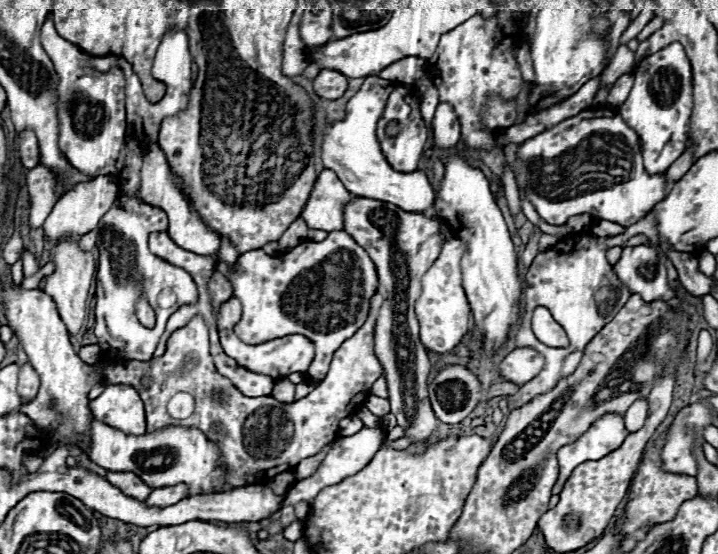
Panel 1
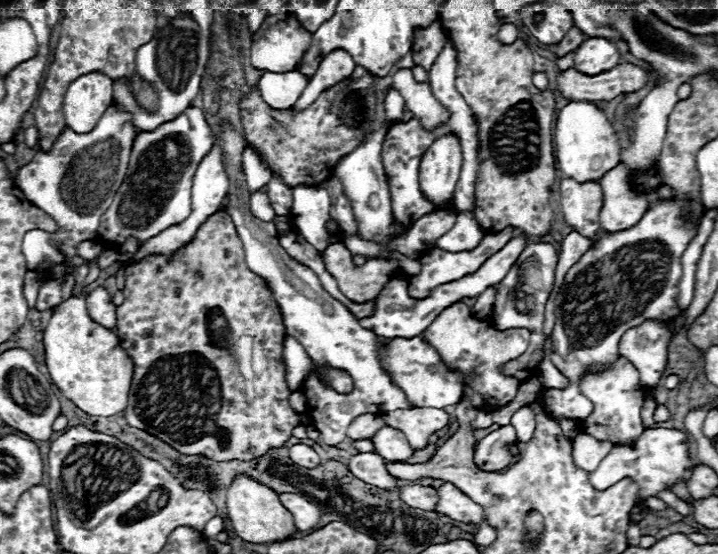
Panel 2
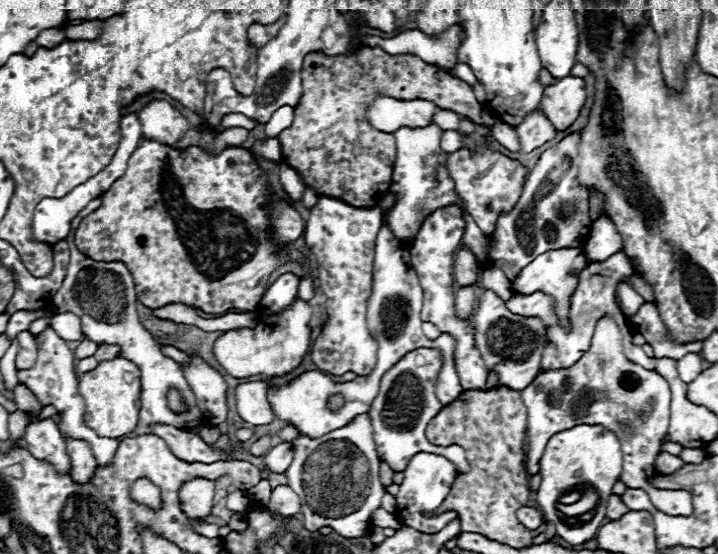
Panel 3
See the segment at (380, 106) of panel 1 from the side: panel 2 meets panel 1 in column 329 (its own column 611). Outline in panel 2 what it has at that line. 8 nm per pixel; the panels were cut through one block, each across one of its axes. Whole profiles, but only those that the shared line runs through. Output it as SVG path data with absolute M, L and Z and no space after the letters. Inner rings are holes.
M586 100L568 102L564 108L558 110L554 126L554 144L560 172L578 182L600 180L608 170L620 164L620 146L616 132L610 126L610 120L596 104Z

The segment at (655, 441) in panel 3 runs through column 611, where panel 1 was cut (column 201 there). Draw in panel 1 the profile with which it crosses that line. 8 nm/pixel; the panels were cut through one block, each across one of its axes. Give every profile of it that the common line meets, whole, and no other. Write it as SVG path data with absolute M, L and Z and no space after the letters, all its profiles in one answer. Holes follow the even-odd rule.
M374 294L370 300L370 316L368 316L366 324L334 352L326 378L322 382L318 382L316 388L306 398L296 400L294 404L278 402L272 396L258 396L258 398L242 396L242 392L238 392L238 388L234 388L234 384L230 384L230 380L226 380L226 376L218 374L218 370L214 368L210 350L208 350L208 326L202 320L202 316L194 316L186 326L172 332L172 336L168 338L168 344L166 344L166 352L160 358L154 358L150 362L140 362L140 360L106 360L106 356L102 356L100 358L100 364L104 368L102 376L104 376L106 384L124 384L124 386L132 386L138 390L138 394L144 402L144 408L146 408L146 428L150 432L154 432L162 426L172 426L172 424L200 428L212 442L216 442L220 446L222 464L230 470L230 474L226 478L230 486L238 488L238 486L268 482L276 474L280 474L284 470L292 470L300 460L318 454L328 442L332 442L338 436L340 420L354 412L354 408L348 408L348 404L352 400L356 400L358 396L364 396L372 388L372 384L382 376L382 366L374 354L374 324L376 324L380 306L382 306L382 296ZM146 376L150 376L148 388L142 386L142 380ZM176 392L188 392L194 396L194 412L186 420L174 420L166 412L166 404Z

